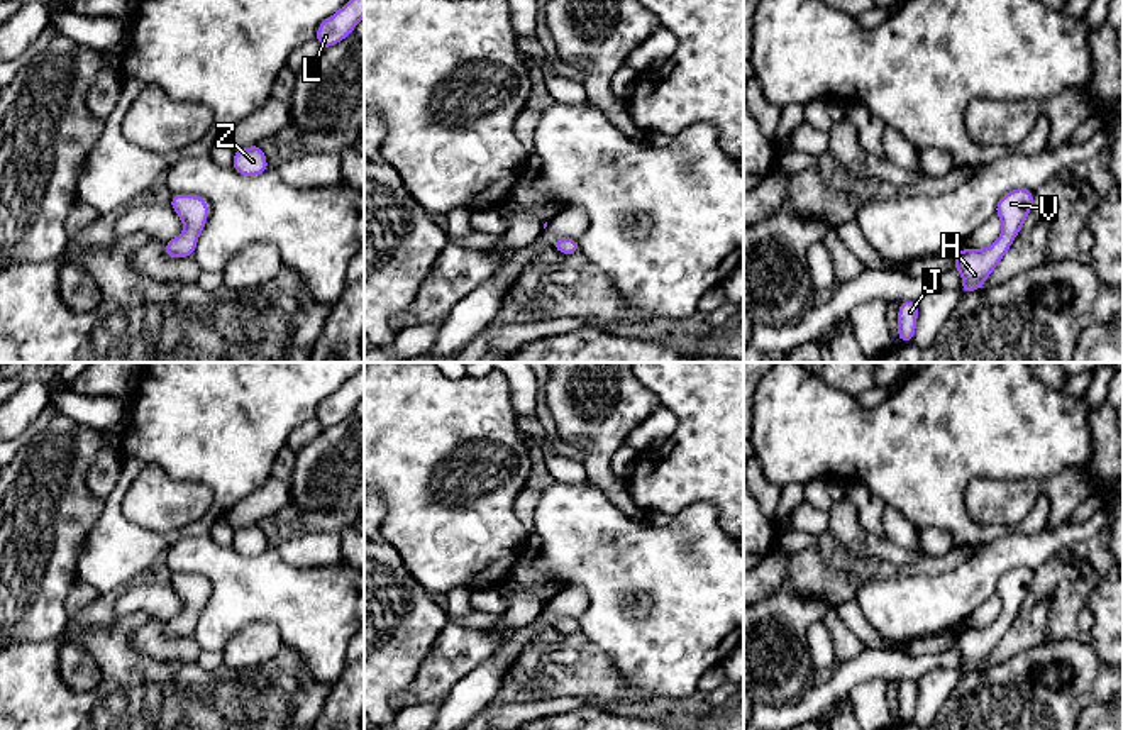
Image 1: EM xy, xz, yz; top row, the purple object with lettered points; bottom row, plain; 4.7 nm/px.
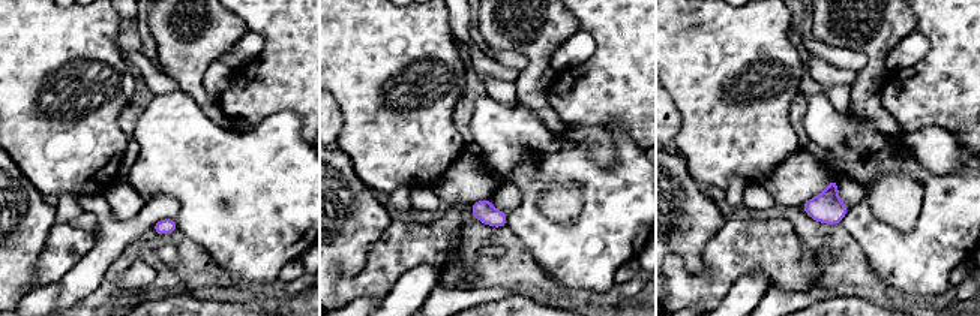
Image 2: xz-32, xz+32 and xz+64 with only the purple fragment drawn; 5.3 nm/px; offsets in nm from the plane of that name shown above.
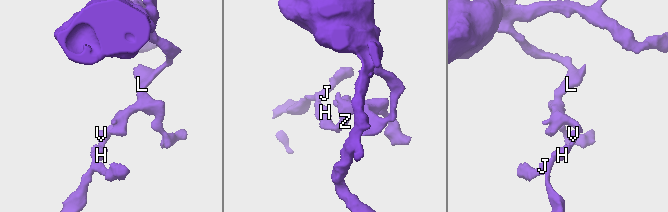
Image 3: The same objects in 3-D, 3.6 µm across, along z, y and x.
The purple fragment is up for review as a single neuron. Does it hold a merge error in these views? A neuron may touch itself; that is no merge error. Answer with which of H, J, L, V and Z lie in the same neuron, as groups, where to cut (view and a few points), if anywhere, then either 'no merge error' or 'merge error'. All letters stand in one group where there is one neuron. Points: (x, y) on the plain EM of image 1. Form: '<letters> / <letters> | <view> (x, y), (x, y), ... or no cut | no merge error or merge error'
H J L V Z | no cut | no merge error

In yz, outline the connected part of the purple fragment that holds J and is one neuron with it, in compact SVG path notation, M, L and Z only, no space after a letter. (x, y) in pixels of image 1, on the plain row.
M903 679L898 689L898 718L899 722L911 722L918 700L916 679Z

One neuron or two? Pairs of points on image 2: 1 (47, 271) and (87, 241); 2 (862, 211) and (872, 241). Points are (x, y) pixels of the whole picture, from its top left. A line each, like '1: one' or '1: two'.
1: one
2: one

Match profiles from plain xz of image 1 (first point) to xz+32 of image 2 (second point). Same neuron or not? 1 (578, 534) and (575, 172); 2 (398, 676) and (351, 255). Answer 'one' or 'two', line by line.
1: one
2: one

